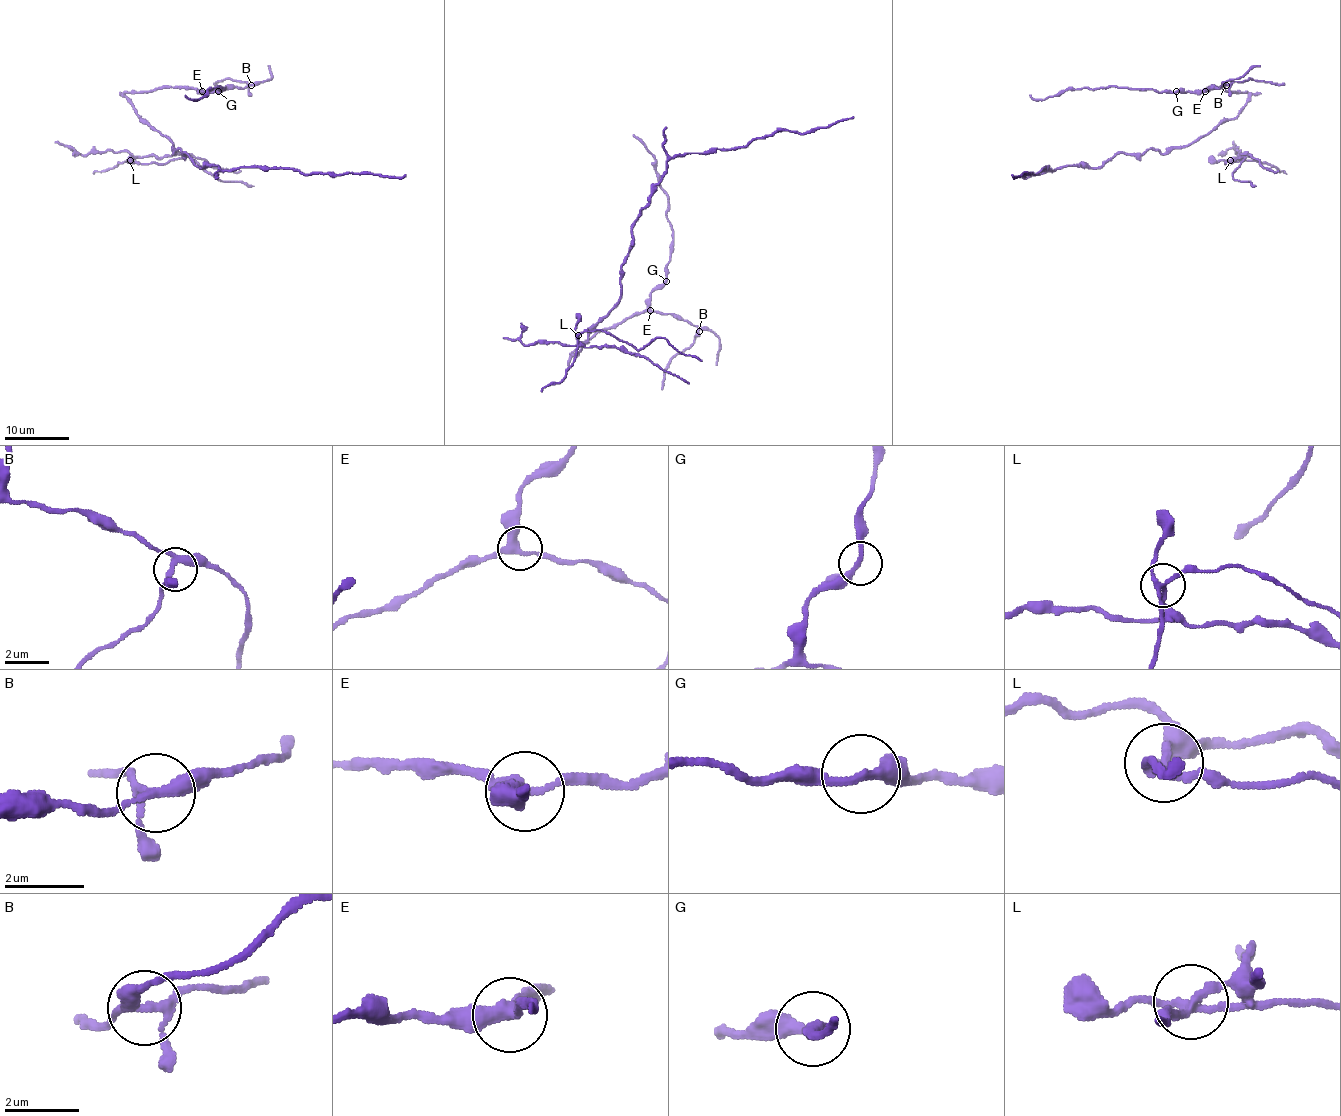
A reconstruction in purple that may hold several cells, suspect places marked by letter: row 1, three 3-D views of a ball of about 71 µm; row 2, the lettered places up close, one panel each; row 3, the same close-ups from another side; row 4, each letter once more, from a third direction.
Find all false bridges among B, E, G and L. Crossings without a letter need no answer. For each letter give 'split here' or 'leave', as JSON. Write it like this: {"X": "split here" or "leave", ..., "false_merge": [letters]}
{"B": "leave", "E": "leave", "G": "leave", "L": "split here", "false_merge": ["L"]}

